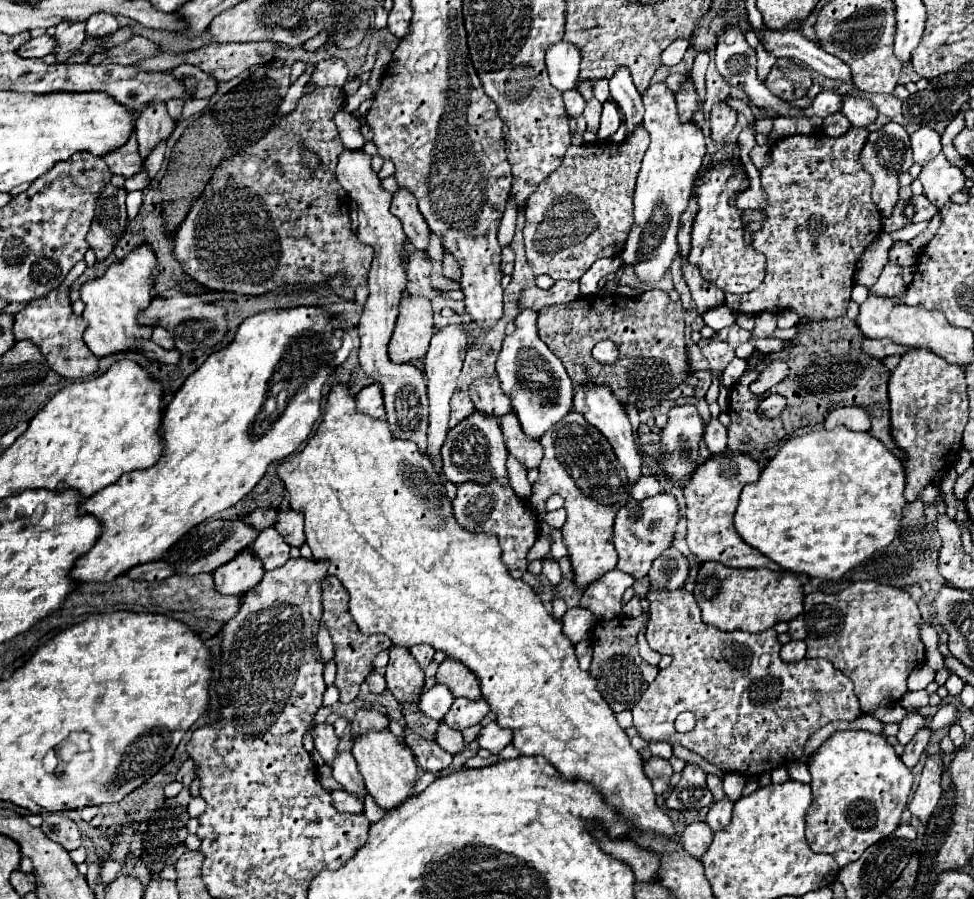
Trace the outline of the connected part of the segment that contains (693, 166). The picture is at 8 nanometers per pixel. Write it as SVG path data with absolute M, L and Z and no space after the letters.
M654 83L644 91L644 129L650 133L650 147L642 159L642 169L638 173L636 181L636 191L634 191L634 225L628 233L624 251L620 253L622 261L628 267L634 267L634 273L640 281L640 287L646 287L650 283L656 283L664 277L664 273L670 269L670 263L678 255L678 227L680 227L680 217L688 205L688 199L694 191L694 179L700 173L702 159L706 155L706 141L702 129L698 129L692 123L682 125L676 113L676 101L674 93L666 89L664 83Z

